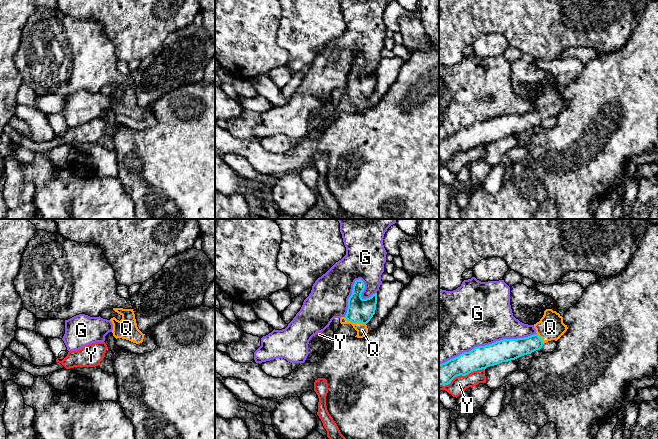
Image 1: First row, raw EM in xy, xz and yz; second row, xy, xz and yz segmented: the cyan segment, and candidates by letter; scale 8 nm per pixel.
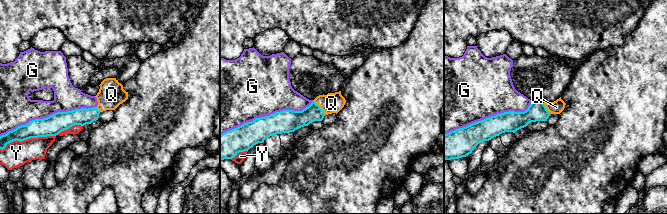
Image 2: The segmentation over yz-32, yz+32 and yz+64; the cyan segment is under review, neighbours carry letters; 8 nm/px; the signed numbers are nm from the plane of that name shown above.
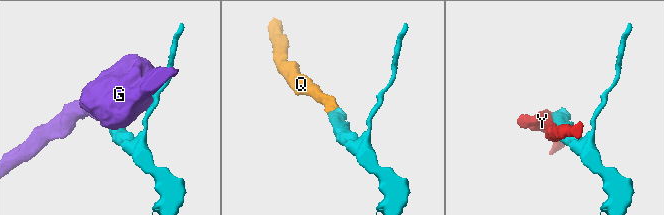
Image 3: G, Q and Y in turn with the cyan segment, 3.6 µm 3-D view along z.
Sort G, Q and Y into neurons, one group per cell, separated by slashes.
G / Q / Y

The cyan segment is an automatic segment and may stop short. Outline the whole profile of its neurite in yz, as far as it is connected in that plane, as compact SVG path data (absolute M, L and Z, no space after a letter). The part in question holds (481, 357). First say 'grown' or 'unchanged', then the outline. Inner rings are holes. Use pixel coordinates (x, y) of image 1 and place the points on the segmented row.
grown | M552 309L544 311L543 317L534 324L534 328L534 335L478 346L440 364L439 385L448 385L457 376L466 376L473 371L485 370L487 367L531 354L540 350L544 343L557 341L568 329L563 323L563 317Z

